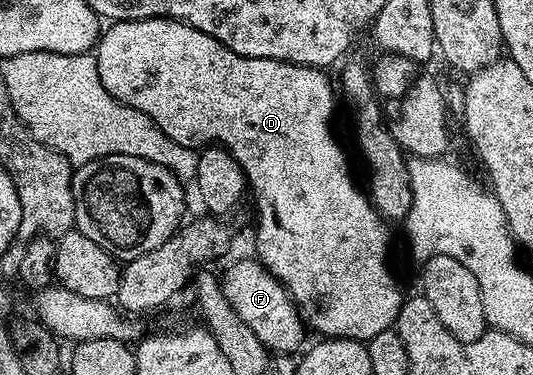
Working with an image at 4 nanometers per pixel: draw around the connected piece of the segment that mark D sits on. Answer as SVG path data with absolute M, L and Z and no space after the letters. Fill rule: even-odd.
M162 16L153 18L152 20L116 20L108 23L106 27L102 29L99 37L97 47L93 52L95 61L97 62L97 74L101 74L101 86L105 86L105 90L109 90L109 94L114 100L120 100L125 106L133 106L133 110L141 110L145 114L149 114L149 118L153 118L153 122L166 134L169 138L173 138L173 142L181 142L181 146L189 146L196 150L202 150L208 146L225 146L227 151L233 154L233 158L241 166L241 170L247 176L247 186L250 195L255 195L255 208L259 211L259 225L255 228L255 252L259 263L265 265L270 272L280 280L280 282L286 286L287 292L291 295L295 305L299 307L299 314L303 317L303 323L308 329L311 328L315 332L320 332L318 335L323 338L334 338L336 340L358 340L360 342L366 342L371 340L377 334L394 329L395 319L397 314L401 310L403 301L405 299L405 292L399 289L399 284L395 281L395 276L391 273L391 268L387 265L387 247L391 244L391 232L389 229L388 221L384 220L380 216L379 211L371 205L368 193L363 192L355 185L355 180L351 177L351 168L347 165L347 156L343 153L341 145L335 141L335 136L331 133L331 115L335 112L335 92L331 89L331 84L327 81L328 73L322 68L310 68L309 66L301 66L300 64L290 64L289 62L281 62L280 60L270 60L269 58L249 58L248 56L242 56L237 54L233 50L229 50L221 42L217 42L217 38L213 38L209 34L205 34L201 30L197 30L193 26L183 24L180 20L168 20Z

